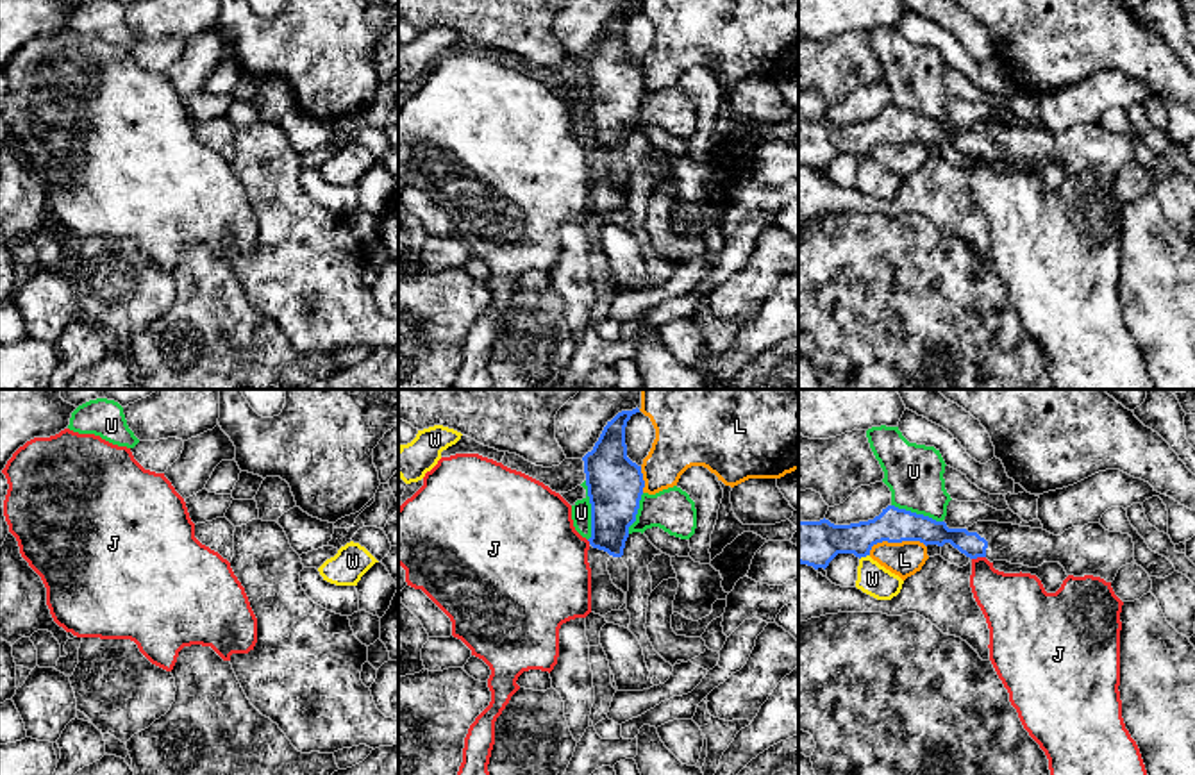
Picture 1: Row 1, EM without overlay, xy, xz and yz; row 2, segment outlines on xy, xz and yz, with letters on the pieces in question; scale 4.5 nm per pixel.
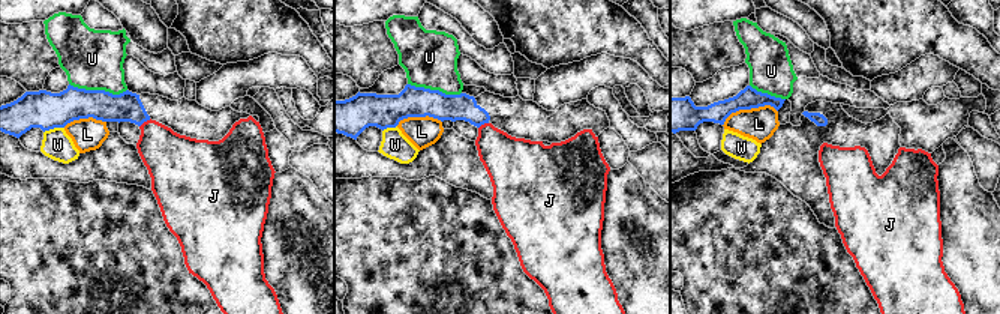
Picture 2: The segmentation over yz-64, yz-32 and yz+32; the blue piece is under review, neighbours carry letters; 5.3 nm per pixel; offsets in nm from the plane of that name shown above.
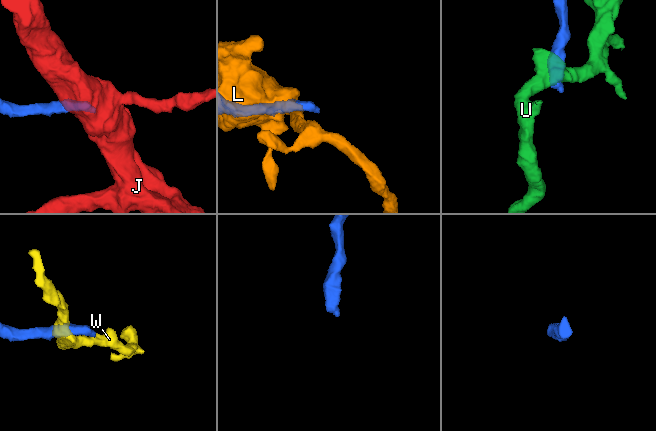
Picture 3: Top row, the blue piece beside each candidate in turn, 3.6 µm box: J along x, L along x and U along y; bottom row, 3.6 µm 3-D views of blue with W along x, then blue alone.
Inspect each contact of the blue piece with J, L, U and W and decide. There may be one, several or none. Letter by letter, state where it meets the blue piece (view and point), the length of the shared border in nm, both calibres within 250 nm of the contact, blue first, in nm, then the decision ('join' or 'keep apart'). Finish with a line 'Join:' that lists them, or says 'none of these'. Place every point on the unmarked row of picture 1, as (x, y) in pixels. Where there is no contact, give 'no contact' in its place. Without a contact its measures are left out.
J: yz (977, 156) | 70 nm | 120/260 nm | keep apart
L: yz (895, 141) | 260 nm | 160/160 nm | keep apart
U: xz (592, 111) | 280 nm | 260/100 nm | keep apart
W: yz (863, 156) | 50 nm | 200/140 nm | keep apart
Join: none of these

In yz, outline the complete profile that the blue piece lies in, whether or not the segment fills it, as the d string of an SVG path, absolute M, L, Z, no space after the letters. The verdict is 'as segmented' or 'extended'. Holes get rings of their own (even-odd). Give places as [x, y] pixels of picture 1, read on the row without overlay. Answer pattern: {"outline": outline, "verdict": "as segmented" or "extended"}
{"outline": "M895 105L868 121L834 125L829 120L798 121L798 162L827 168L838 154L870 155L877 143L920 141L943 146L950 143L970 159L986 157L1038 168L1059 162L1066 175L1100 177L1113 182L1118 170L1134 161L1129 134L1109 132L1100 123L1072 127L1061 136L1043 129L999 121L977 121L968 129L948 129L945 121Z", "verdict": "extended"}

